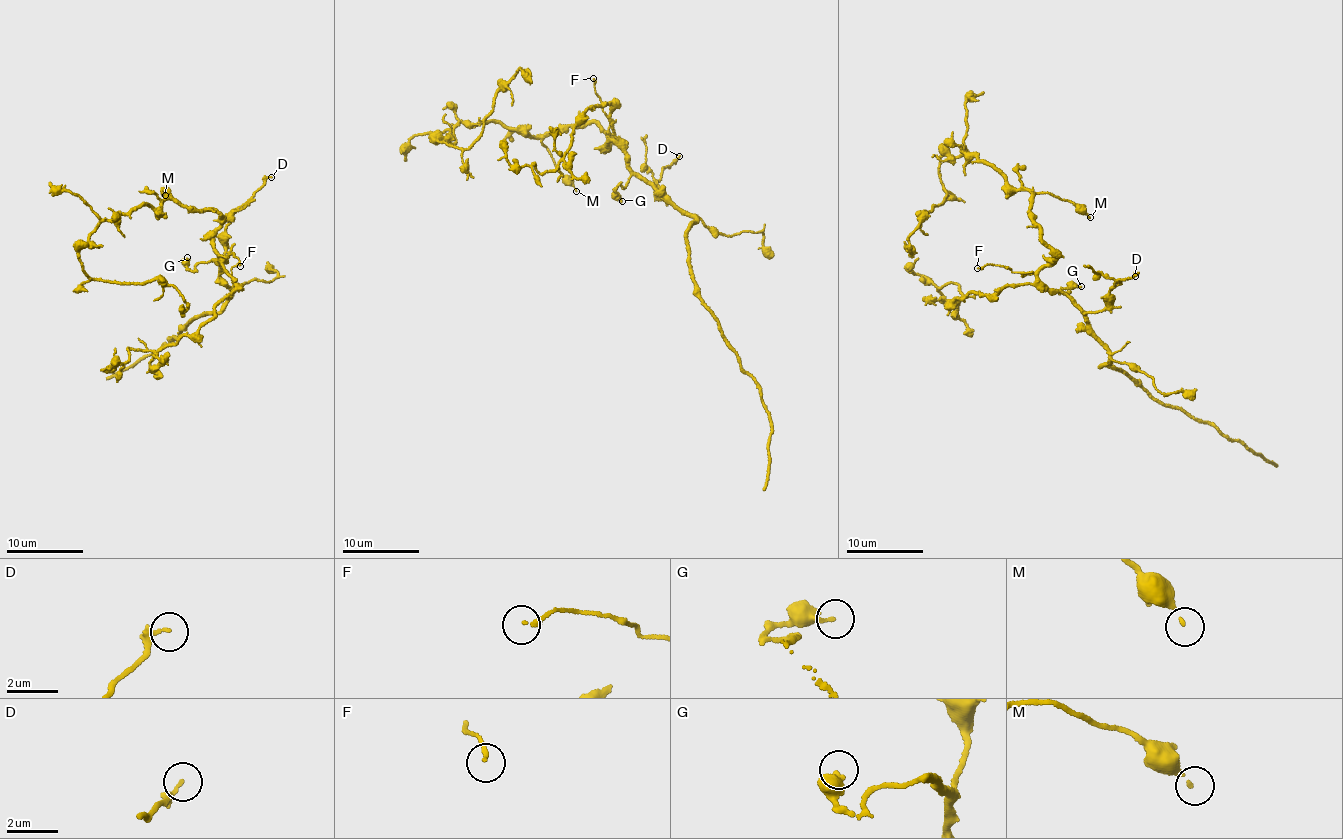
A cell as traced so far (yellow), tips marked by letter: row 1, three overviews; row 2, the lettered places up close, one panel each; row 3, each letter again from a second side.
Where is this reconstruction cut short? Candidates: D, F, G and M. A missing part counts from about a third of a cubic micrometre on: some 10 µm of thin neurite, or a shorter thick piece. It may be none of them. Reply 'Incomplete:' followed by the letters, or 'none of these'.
Incomplete: M

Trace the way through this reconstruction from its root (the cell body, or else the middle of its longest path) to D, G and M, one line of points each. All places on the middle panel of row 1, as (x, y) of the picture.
D: (609, 142), (615, 142), (623, 152), (626, 166), (662, 193), (653, 185), (679, 156)
G: (609, 142), (615, 142), (623, 152), (631, 173), (625, 186), (619, 184), (616, 188), (616, 197), (622, 201)
M: (609, 142), (610, 145), (611, 138), (606, 131), (590, 122), (565, 128), (542, 141), (554, 165), (576, 191)

